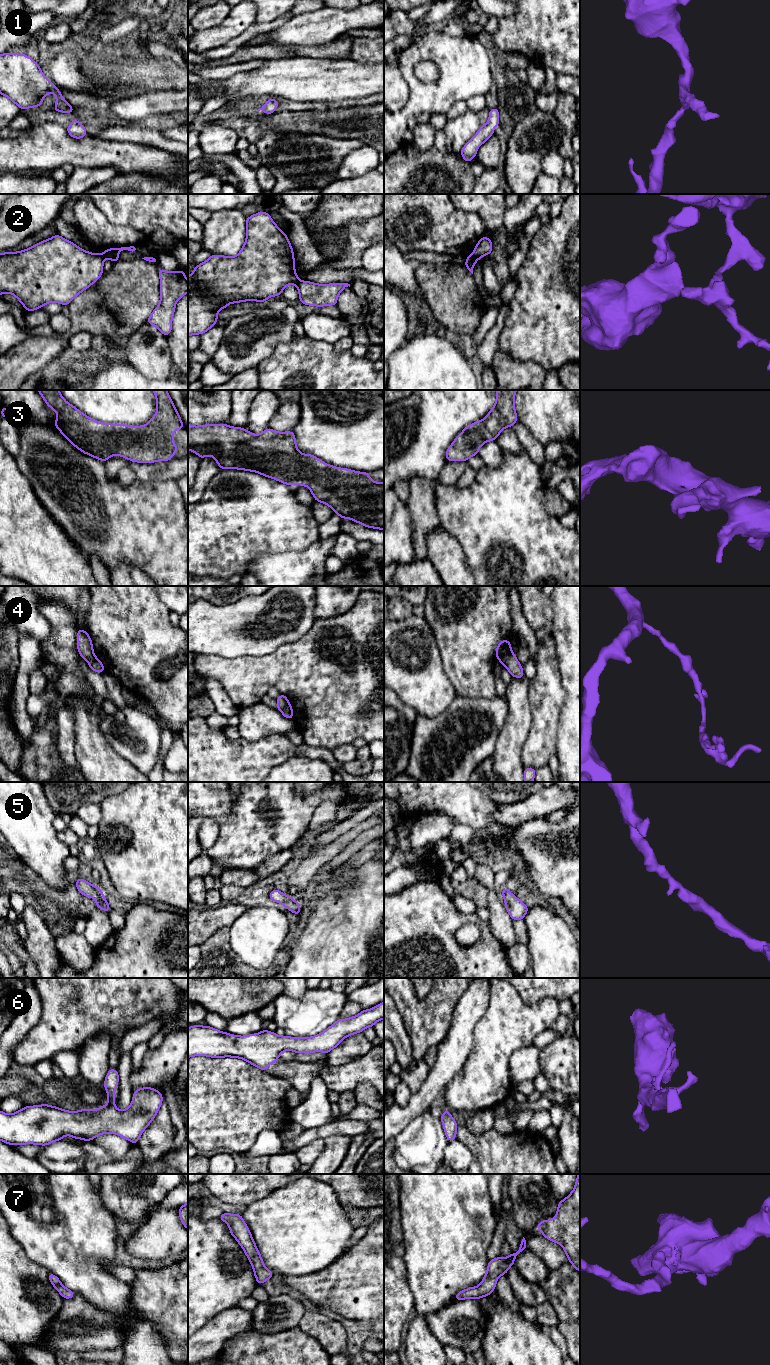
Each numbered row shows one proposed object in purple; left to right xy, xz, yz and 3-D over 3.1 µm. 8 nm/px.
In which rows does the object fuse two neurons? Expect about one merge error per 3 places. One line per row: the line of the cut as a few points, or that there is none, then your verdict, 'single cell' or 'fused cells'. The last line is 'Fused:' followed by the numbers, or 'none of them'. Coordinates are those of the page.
1: no cut | single cell
2: yz (471, 255), (477, 259) | fused cells
3: no cut | single cell
4: yz (512, 652), (500, 660) | fused cells
5: no cut | single cell
6: no cut | single cell
7: no cut | single cell
Fused: 2, 4

